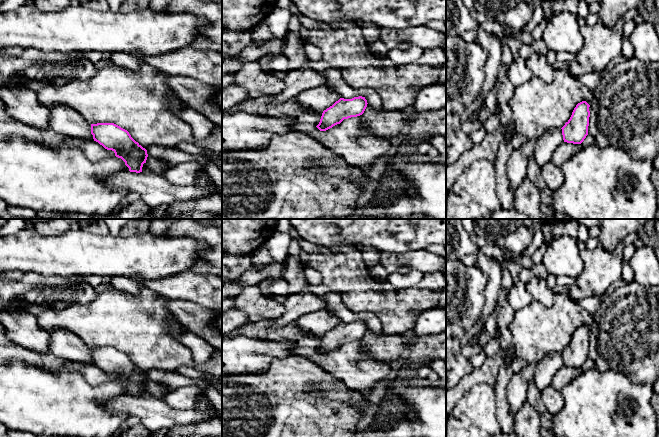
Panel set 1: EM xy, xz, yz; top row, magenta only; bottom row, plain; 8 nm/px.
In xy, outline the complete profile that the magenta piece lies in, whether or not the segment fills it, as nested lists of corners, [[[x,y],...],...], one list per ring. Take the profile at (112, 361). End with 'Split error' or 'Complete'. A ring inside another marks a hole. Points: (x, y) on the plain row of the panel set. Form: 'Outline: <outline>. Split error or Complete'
Outline: [[[97,347],[91,348],[91,358],[94,365],[121,382],[130,396],[142,396],[148,381],[147,374],[136,366],[127,354],[114,347]]]. Complete

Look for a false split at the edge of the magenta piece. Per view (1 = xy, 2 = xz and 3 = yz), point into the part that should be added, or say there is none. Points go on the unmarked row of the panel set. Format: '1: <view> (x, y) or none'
1: none
2: none
3: none

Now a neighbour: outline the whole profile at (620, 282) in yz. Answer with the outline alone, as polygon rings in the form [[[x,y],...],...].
[[[619,279],[618,281],[614,282],[607,290],[606,292],[602,295],[601,297],[601,303],[609,296],[611,296],[614,292],[614,290],[618,287],[626,285],[628,282],[625,282],[622,279]]]

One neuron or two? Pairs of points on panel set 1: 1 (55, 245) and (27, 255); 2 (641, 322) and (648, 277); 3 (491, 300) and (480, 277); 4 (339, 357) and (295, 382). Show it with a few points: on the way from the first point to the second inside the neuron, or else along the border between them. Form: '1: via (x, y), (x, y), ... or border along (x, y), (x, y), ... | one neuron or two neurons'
1: via (48, 252), (34, 253) | one neuron
2: border along (634, 280), (642, 287), (648, 287) | two neurons
3: border along (483, 271), (487, 283), (481, 310) | two neurons
4: border along (312, 361), (341, 380) | two neurons

